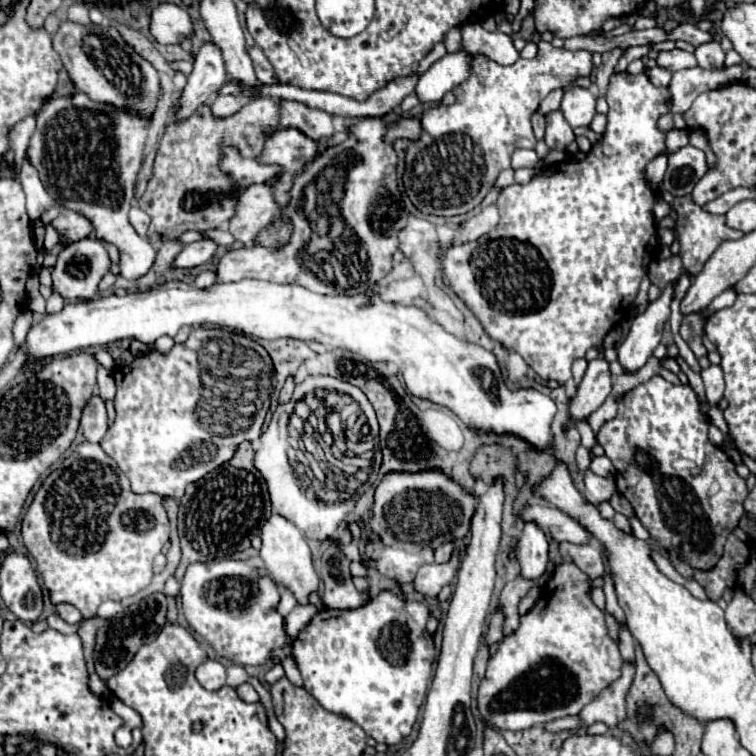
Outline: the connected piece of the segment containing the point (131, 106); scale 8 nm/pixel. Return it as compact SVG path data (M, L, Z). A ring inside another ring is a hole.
M63 22L53 36L53 48L61 56L75 88L91 100L117 106L119 110L129 110L131 114L141 114L141 118L153 118L161 98L159 74L131 46L127 46L113 26L105 28L97 24L83 26L77 22Z

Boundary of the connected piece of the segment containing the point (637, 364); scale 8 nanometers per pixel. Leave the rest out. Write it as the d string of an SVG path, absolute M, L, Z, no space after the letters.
M667 286L659 300L651 302L643 314L633 318L631 330L617 350L617 360L627 374L635 374L639 368L643 368L655 346L661 342L663 324L669 320L671 298L673 286Z

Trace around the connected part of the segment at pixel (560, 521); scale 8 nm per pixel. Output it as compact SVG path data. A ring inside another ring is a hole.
M529 506L523 512L523 520L533 520L537 522L543 532L549 530L551 538L557 542L571 542L571 544L589 544L593 542L593 536L569 514L555 506Z

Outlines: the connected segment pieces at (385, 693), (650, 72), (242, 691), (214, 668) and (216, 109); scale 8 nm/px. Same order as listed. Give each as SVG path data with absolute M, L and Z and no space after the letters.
M377 594L357 610L321 610L293 640L293 658L303 676L303 686L319 704L335 714L345 714L359 724L375 742L397 744L409 736L427 688L433 680L435 644L427 632L429 610L423 602L405 600L397 594Z
M659 66L647 68L645 74L649 76L649 80L651 80L655 86L669 86L669 82L671 82L671 72L665 70L665 68L659 68Z
M241 684L241 686L237 688L237 694L239 694L239 698L241 698L243 702L259 702L259 700L261 700L259 694L255 692L255 688L253 688L251 684Z
M207 660L205 664L201 664L197 668L195 676L197 676L199 684L209 692L215 692L221 686L225 686L225 666L219 664L217 660Z
M217 94L217 98L211 104L211 110L213 114L217 114L217 118L227 118L229 114L237 114L241 106L243 106L241 98L233 98L233 94Z

